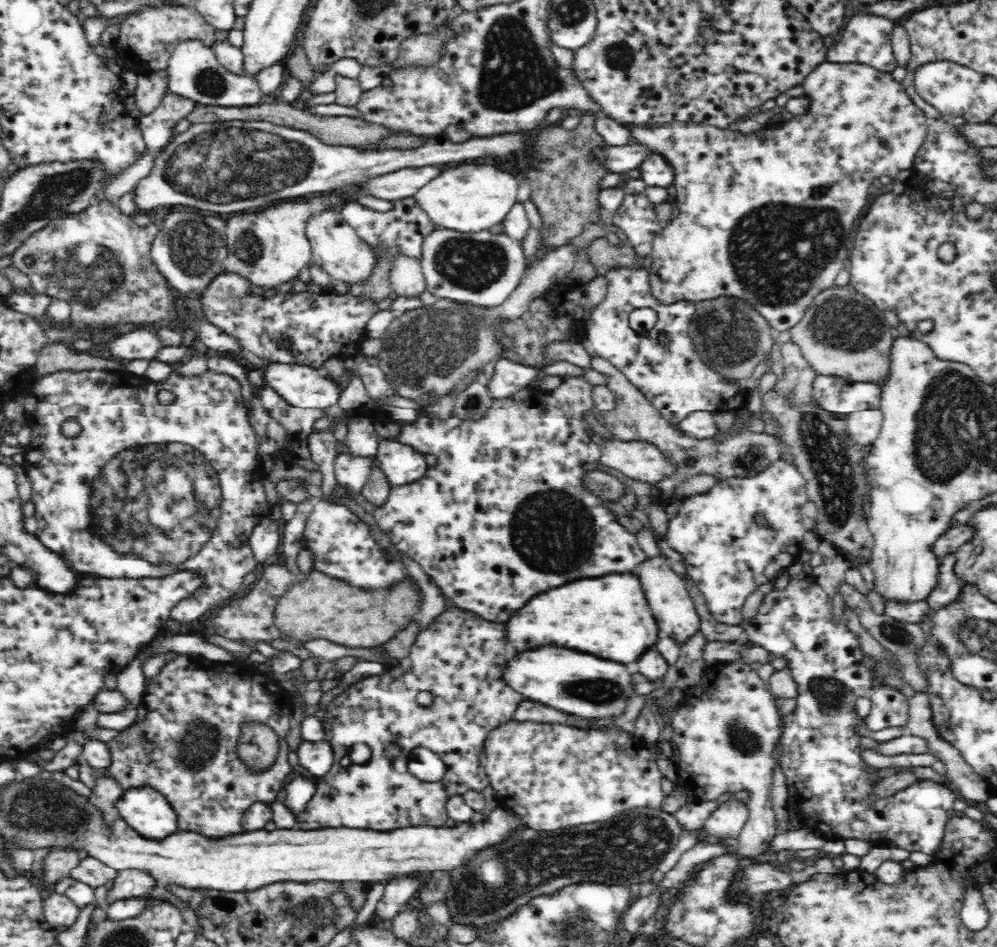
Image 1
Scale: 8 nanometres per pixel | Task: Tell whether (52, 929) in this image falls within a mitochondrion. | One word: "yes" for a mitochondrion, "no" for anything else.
no

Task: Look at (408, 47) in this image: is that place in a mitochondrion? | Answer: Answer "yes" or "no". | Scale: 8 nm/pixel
no

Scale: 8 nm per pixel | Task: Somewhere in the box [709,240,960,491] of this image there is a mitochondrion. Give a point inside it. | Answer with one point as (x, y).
(847, 323)

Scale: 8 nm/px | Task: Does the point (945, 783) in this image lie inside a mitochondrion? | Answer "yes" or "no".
no

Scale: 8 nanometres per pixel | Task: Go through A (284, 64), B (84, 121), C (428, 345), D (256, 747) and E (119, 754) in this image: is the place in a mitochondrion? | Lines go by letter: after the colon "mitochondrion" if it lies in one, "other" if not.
A: other
B: other
C: mitochondrion
D: other
E: other

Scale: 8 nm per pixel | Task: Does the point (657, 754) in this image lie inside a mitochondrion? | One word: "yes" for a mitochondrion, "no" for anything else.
no

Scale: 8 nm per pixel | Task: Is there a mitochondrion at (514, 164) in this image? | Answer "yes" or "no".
no

